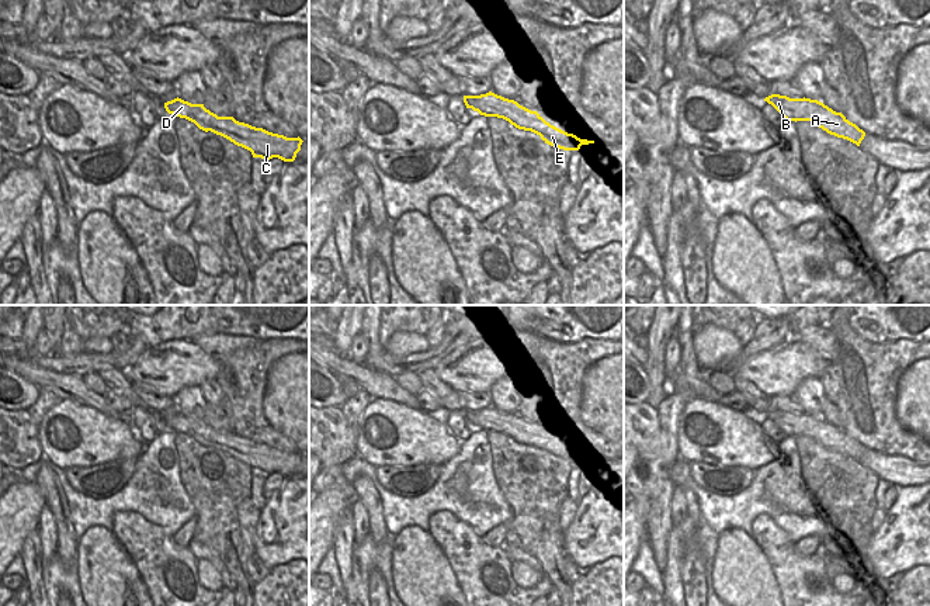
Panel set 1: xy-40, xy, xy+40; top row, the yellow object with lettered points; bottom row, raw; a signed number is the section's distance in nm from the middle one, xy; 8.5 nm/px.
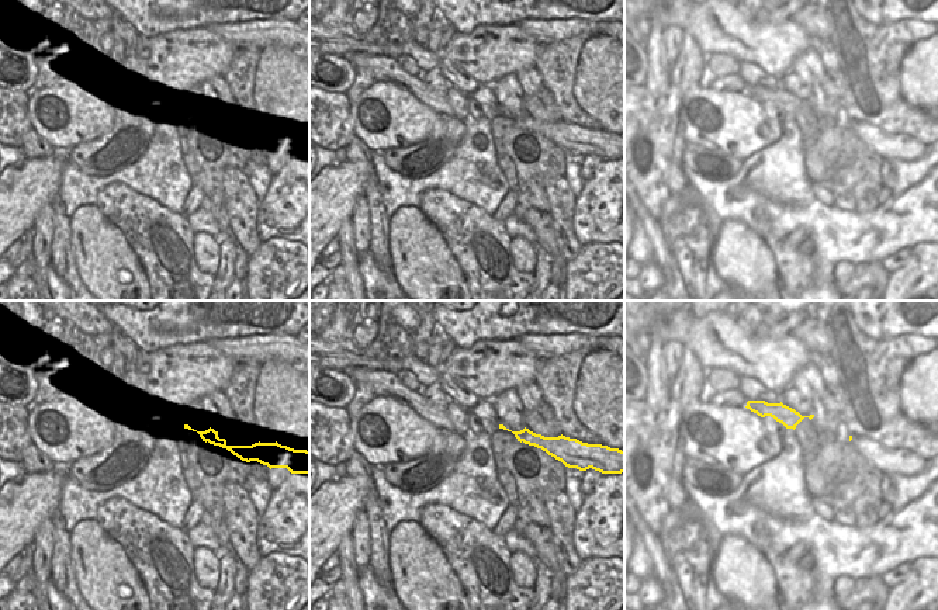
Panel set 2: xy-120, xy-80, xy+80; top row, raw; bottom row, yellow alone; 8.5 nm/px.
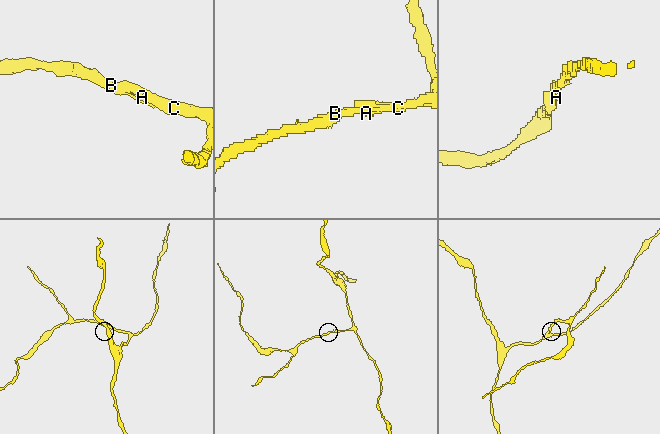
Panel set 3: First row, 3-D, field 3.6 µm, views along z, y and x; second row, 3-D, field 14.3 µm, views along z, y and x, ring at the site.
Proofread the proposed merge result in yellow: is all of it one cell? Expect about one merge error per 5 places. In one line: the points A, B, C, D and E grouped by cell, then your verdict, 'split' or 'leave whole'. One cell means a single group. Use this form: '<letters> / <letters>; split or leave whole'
A B C D E; leave whole

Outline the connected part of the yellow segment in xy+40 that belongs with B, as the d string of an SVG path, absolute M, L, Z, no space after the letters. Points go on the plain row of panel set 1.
M771 409L764 416L771 419L785 436L811 436L827 449L847 454L857 461L865 451L865 447L850 437L841 427L833 426L818 415Z

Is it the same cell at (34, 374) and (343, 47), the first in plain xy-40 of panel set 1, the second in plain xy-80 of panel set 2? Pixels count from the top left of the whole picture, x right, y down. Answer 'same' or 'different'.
different

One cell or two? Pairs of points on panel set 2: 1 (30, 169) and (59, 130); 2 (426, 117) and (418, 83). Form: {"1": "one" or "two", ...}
{"1": "two", "2": "two"}

